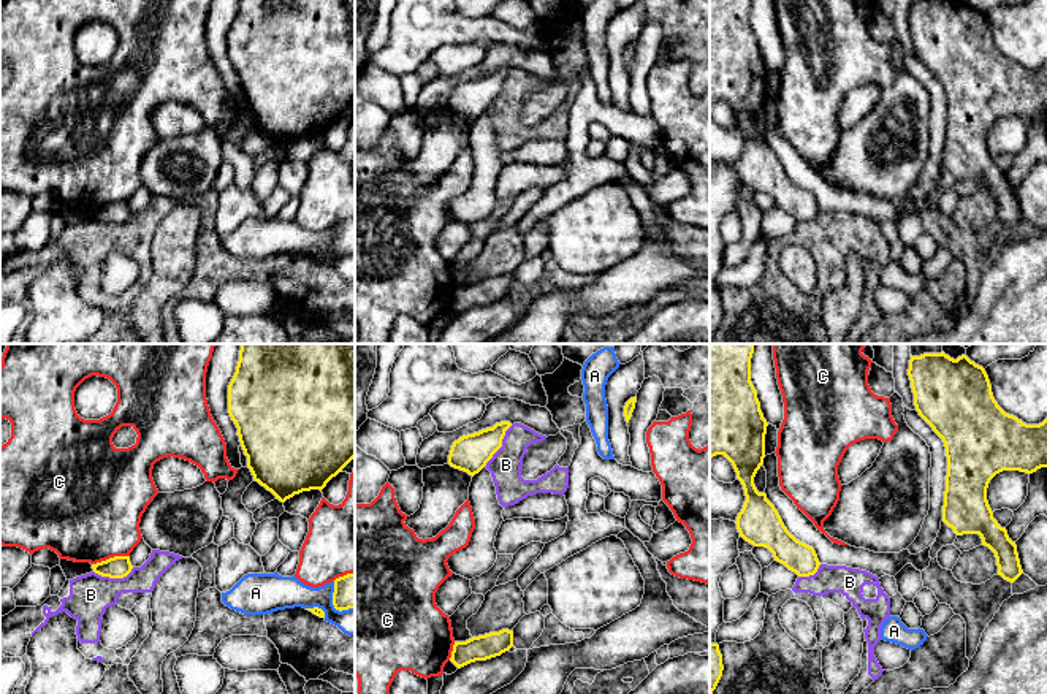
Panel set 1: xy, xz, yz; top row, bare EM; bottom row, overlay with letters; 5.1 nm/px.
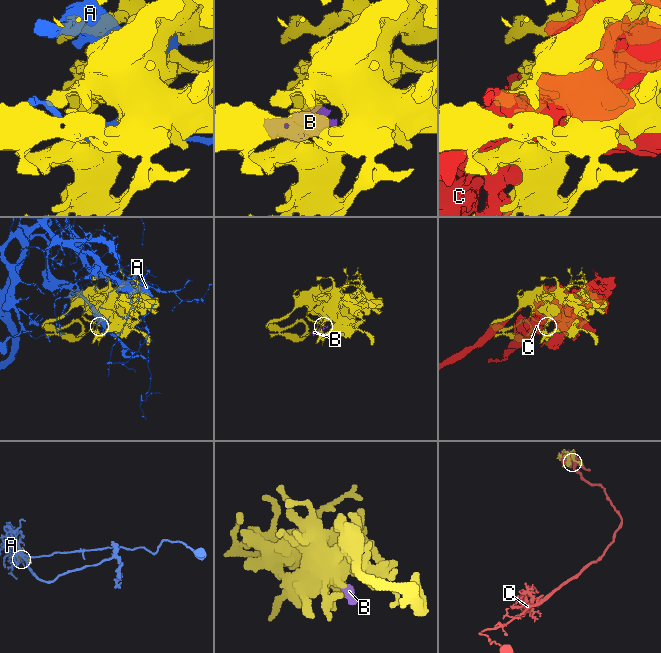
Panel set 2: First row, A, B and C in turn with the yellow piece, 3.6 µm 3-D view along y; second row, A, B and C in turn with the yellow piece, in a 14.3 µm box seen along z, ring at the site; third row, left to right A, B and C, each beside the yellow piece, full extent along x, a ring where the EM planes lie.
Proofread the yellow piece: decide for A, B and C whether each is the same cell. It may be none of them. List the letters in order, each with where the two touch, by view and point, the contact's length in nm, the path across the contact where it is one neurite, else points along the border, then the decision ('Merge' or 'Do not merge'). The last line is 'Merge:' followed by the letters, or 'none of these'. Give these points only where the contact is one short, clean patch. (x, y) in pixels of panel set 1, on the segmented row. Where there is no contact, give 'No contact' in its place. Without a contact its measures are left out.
A: Touches yellow at xy (333, 604). Shared border 180 nm. Do not merge
B: Touches yellow at xz (501, 446). Shared border 260 nm. Boundary: xz (512, 425), (506, 431), (502, 446), (483, 466). Do not merge
C: Touches yellow at xy (110, 558). Shared border 200 nm. Do not merge
Merge: none of these

